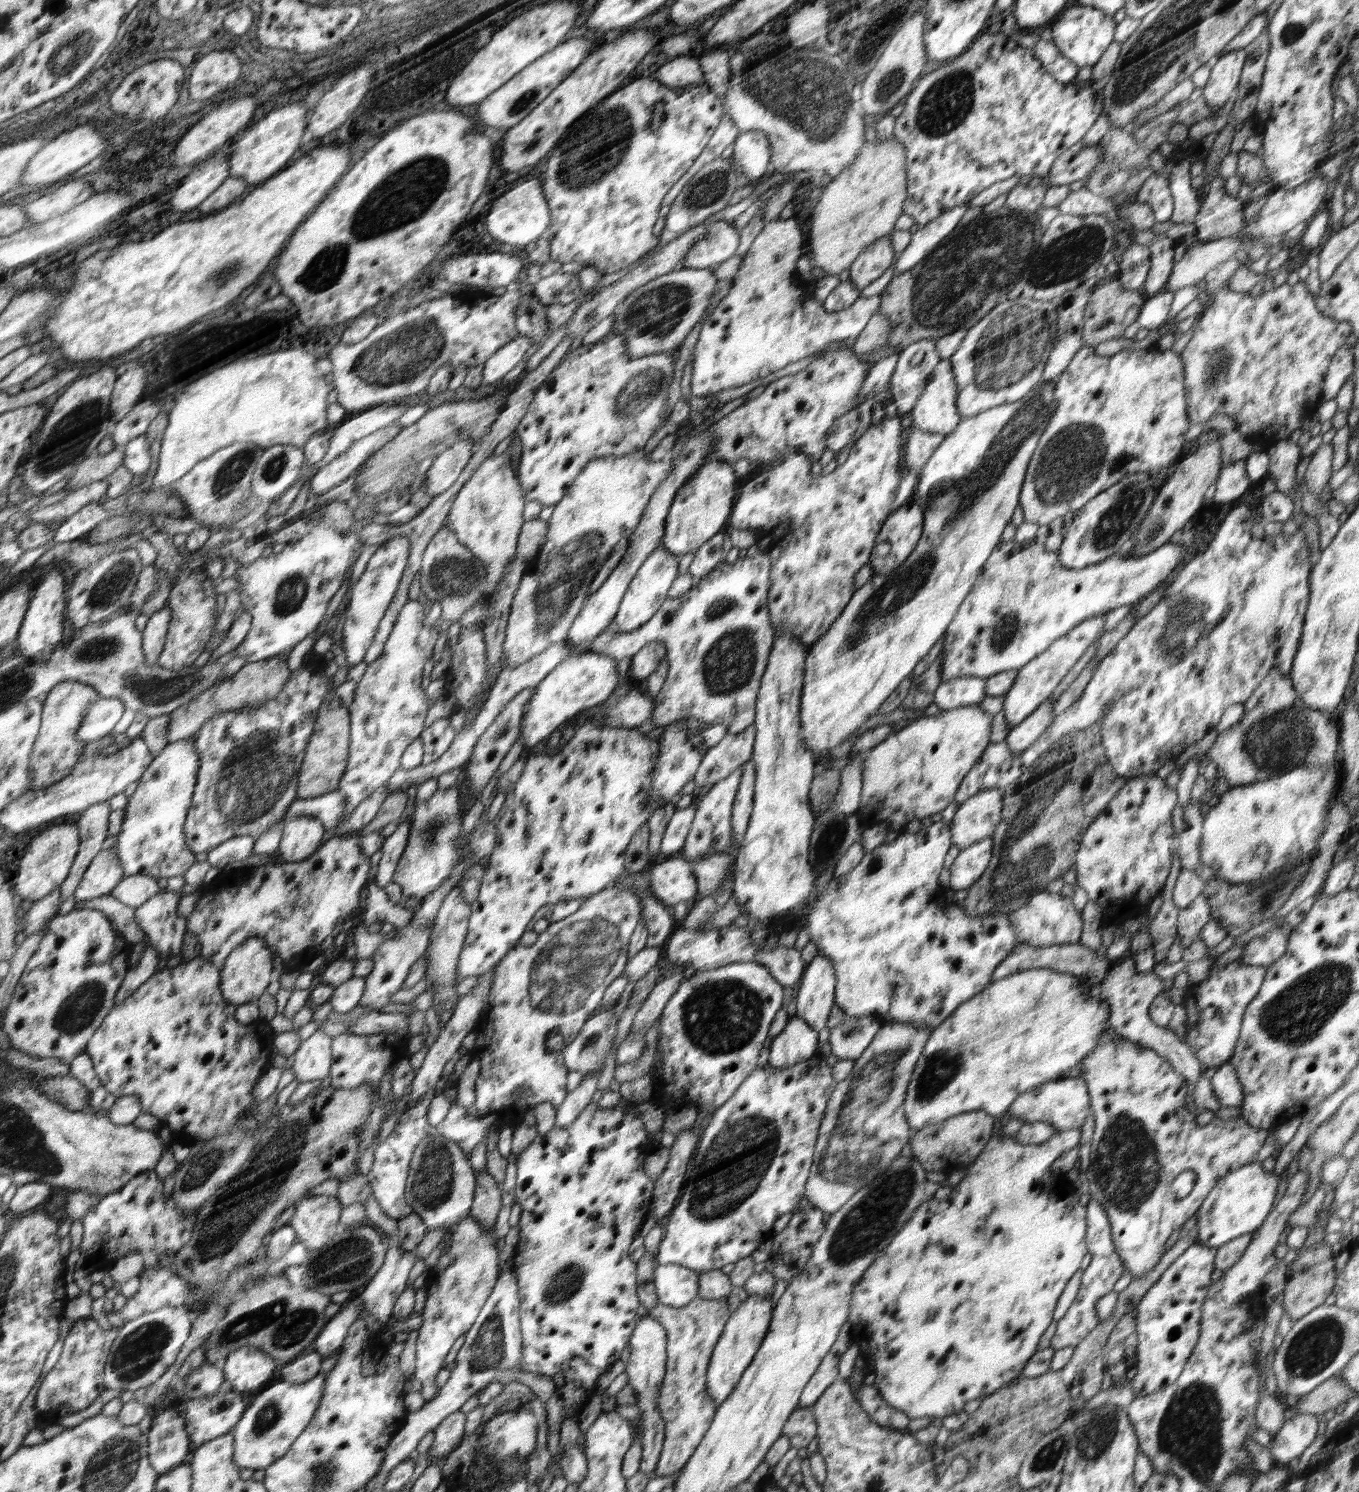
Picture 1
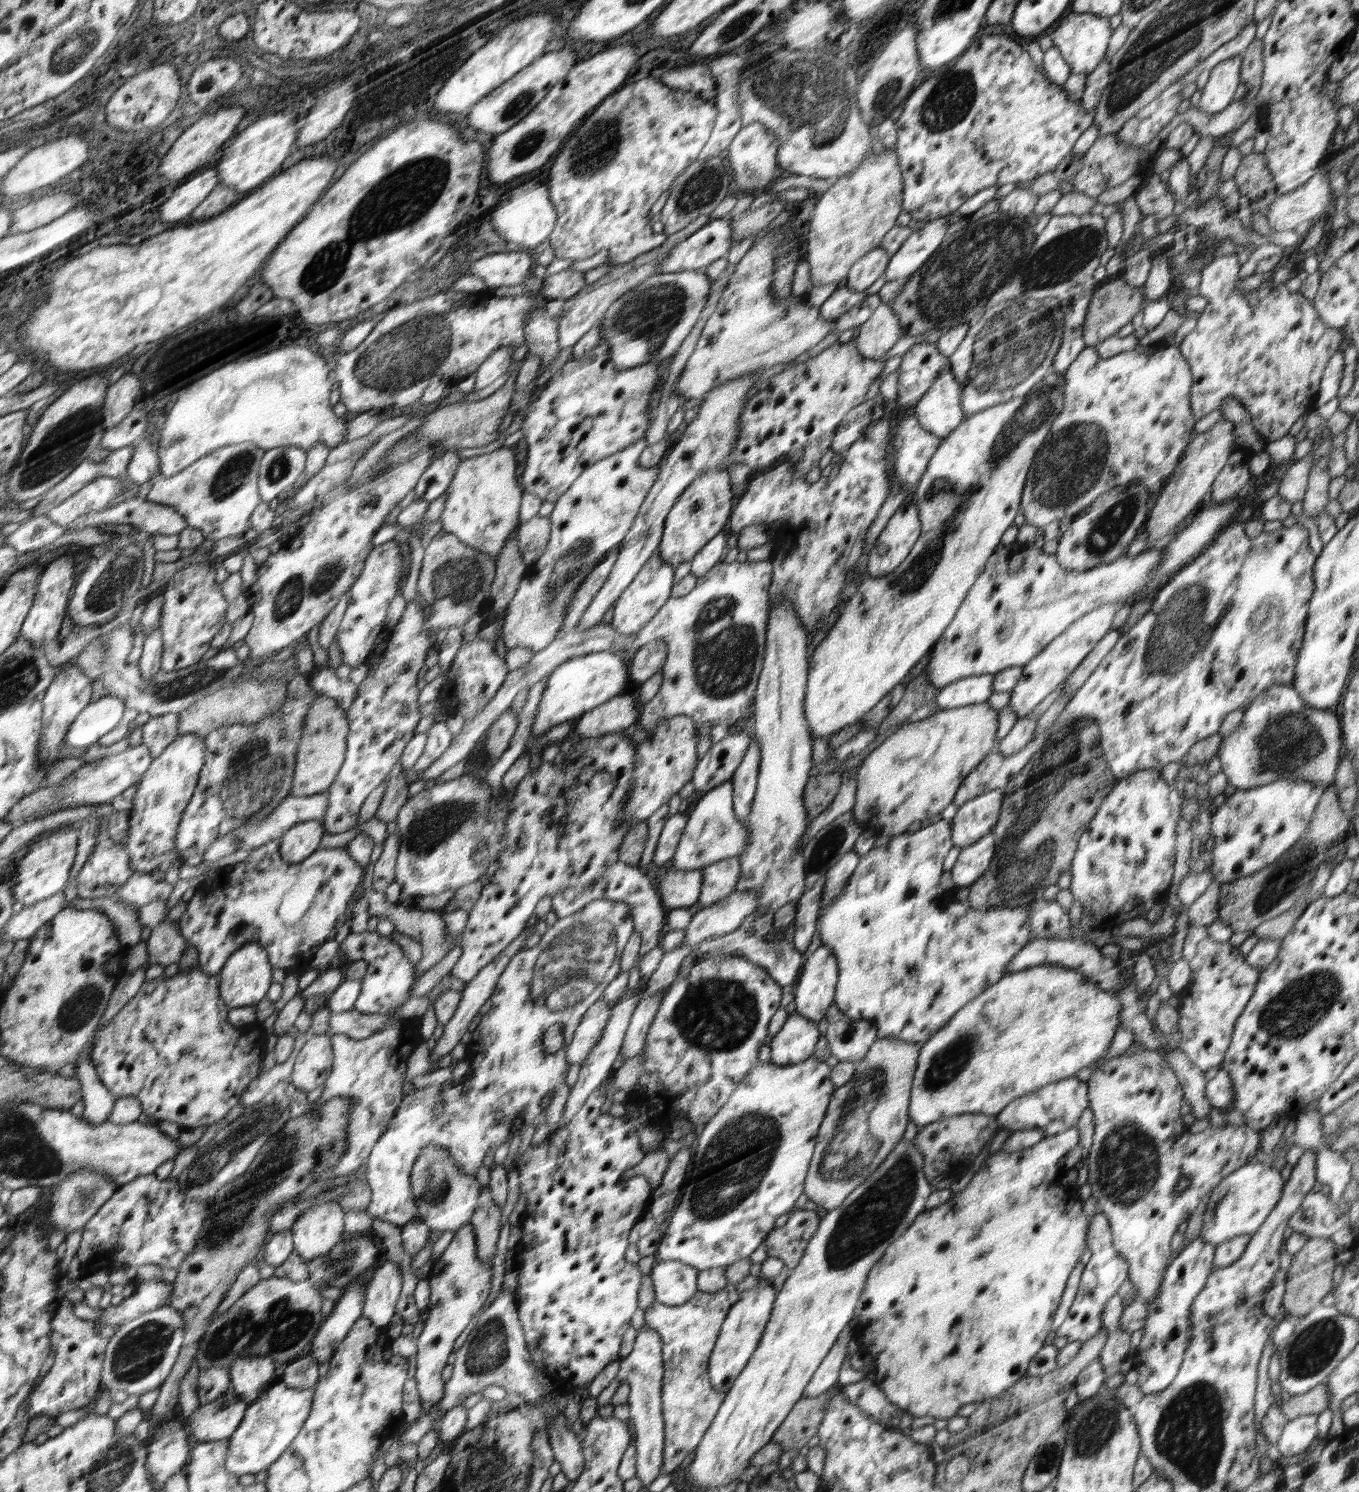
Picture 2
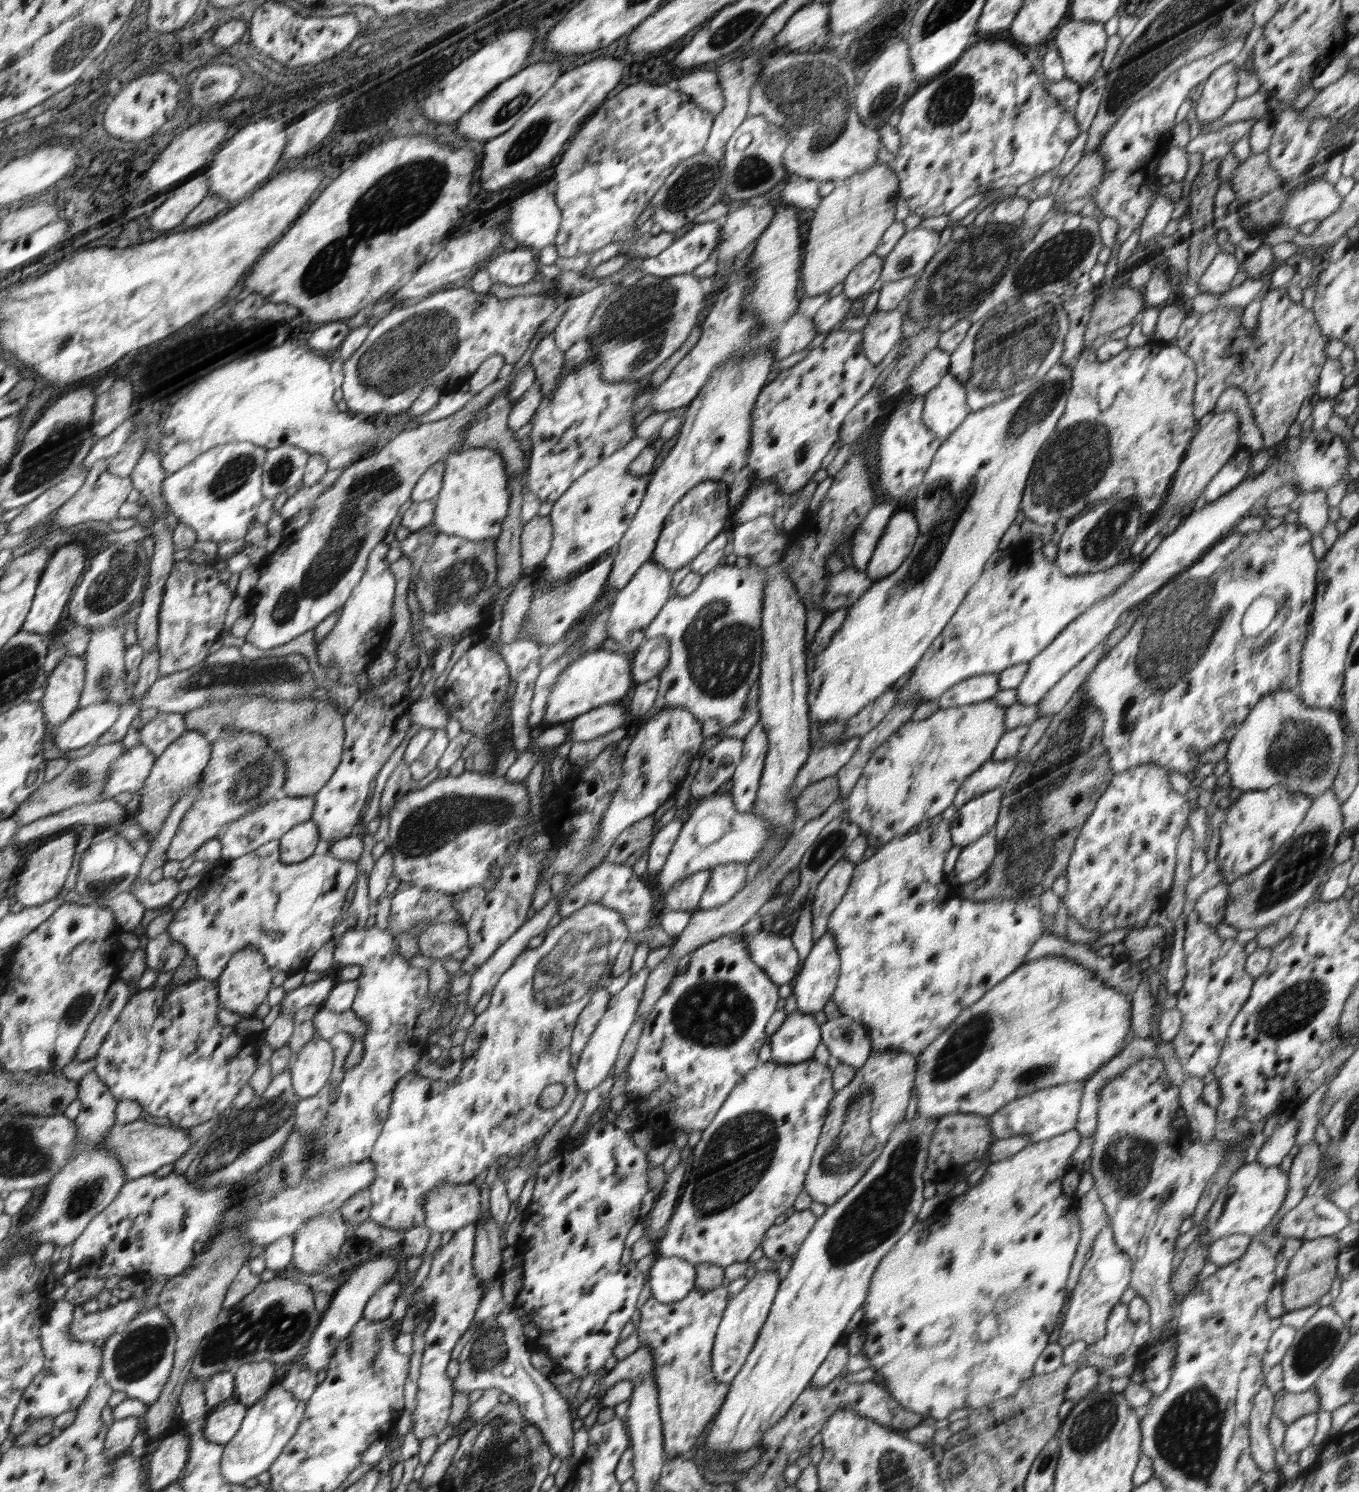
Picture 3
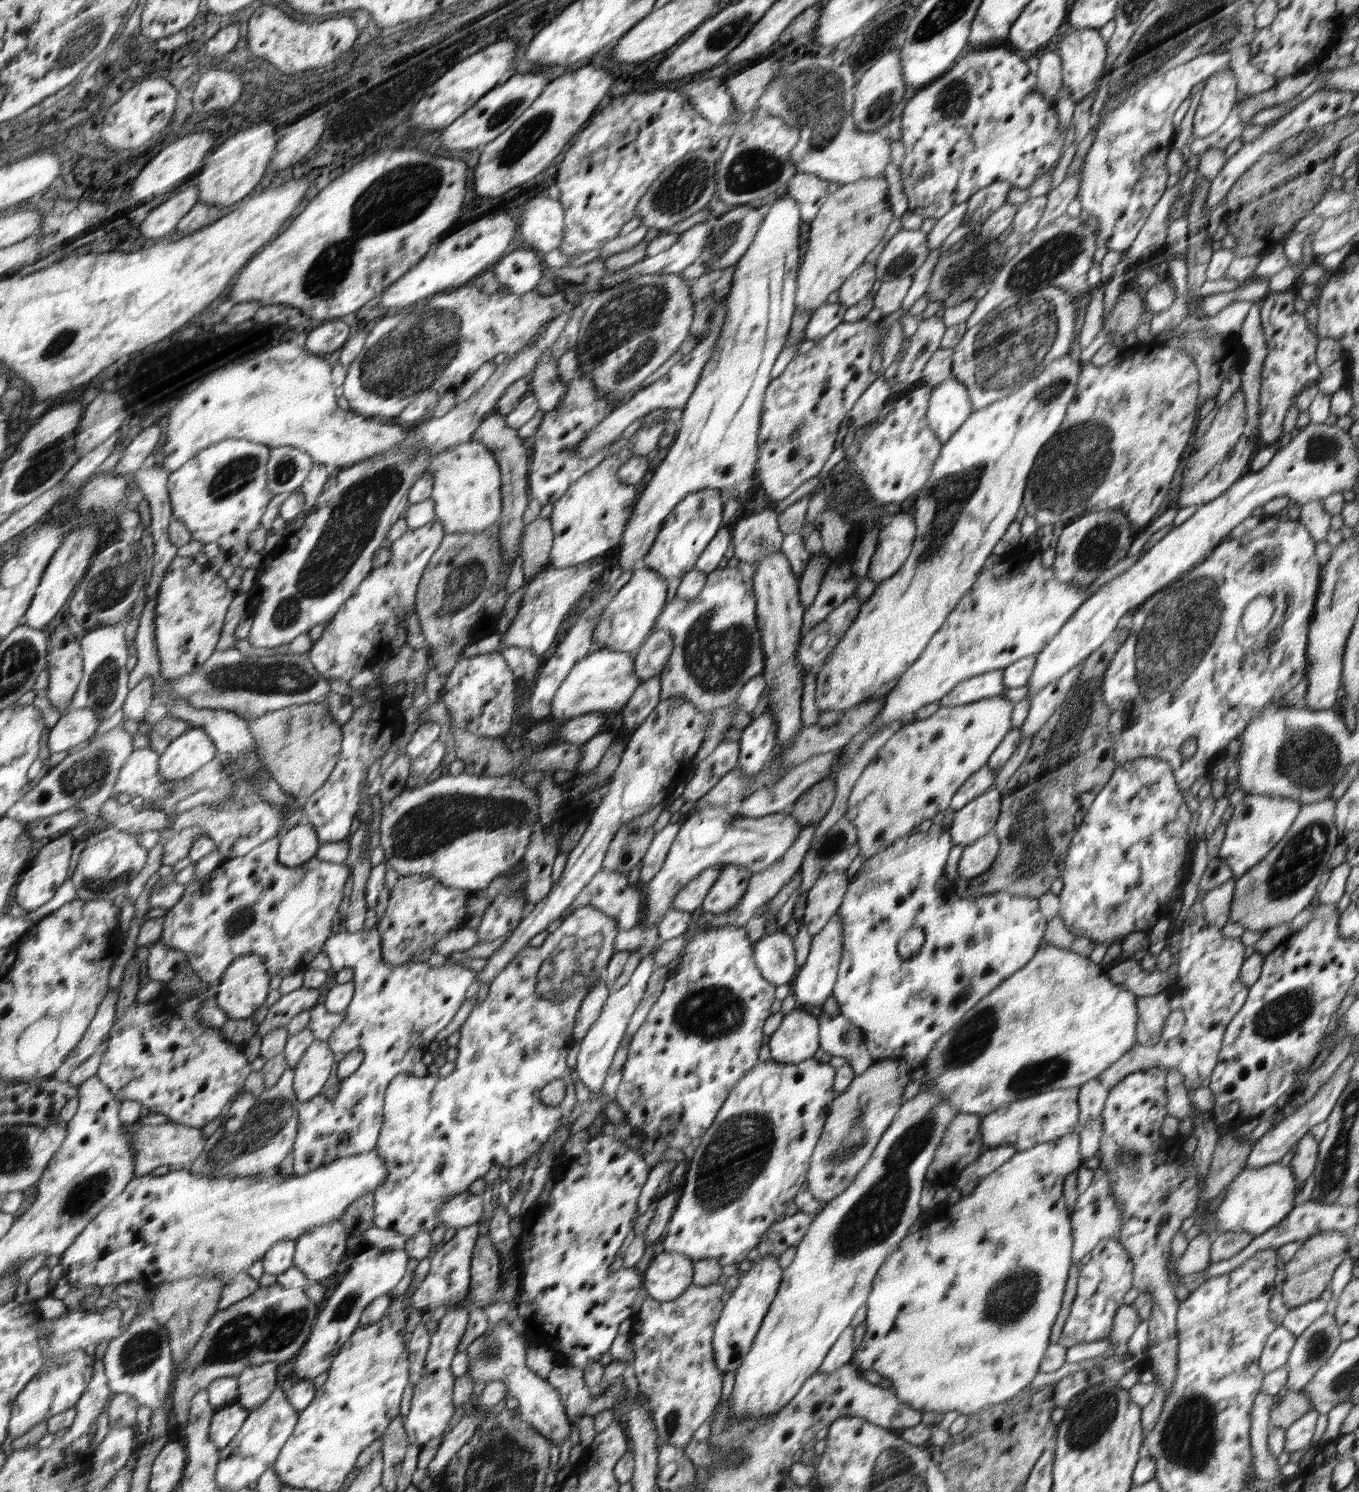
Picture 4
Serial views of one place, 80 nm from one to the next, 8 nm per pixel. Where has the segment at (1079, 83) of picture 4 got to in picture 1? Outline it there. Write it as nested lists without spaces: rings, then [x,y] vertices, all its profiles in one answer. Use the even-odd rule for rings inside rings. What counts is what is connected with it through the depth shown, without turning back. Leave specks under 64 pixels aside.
[[[1074,2],[1051,25],[1052,40],[1059,50],[1078,66],[1078,69],[1083,66],[1094,67],[1103,52],[1106,52],[1108,46],[1113,43],[1114,26],[1116,26],[1116,22],[1114,22],[1113,15],[1106,14],[1094,6],[1082,6]]]

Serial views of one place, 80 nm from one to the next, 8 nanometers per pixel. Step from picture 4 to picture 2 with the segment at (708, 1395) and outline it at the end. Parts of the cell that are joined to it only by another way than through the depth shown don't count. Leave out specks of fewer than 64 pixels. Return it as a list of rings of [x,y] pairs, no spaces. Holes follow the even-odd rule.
[[[698,1292],[685,1304],[668,1306],[652,1302],[644,1312],[646,1327],[655,1330],[663,1341],[663,1418],[666,1420],[666,1448],[662,1474],[677,1470],[690,1452],[698,1448],[711,1422],[718,1415],[727,1392],[718,1392],[708,1378],[711,1353],[731,1311],[728,1292]]]

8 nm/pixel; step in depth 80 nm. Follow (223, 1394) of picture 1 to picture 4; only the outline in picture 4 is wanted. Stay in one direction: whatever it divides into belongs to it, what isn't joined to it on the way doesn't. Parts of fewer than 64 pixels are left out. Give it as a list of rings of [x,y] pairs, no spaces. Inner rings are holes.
[[[238,1402],[217,1411],[211,1426],[211,1437],[220,1450],[228,1448],[239,1436],[249,1413]]]

